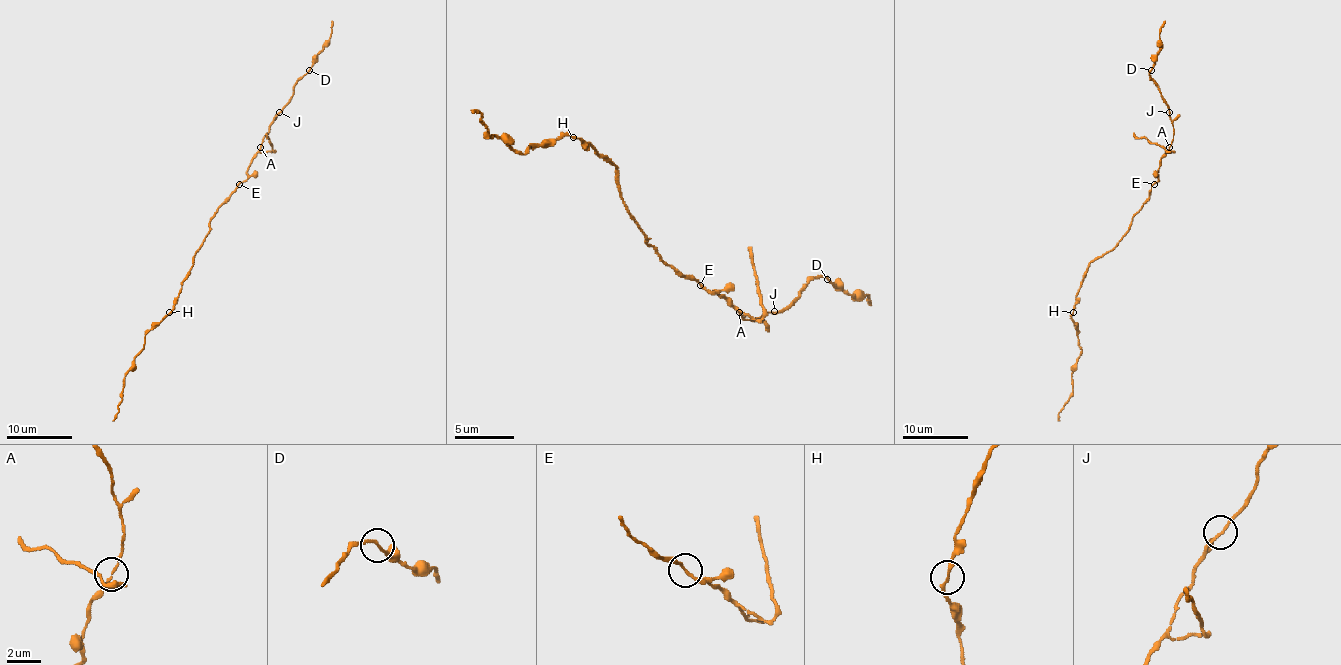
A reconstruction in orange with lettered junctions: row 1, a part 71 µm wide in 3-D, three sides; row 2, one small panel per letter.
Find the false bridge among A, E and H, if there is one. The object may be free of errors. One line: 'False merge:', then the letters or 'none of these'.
False merge: none of these

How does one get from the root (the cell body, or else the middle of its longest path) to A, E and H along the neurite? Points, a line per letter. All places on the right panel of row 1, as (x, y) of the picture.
A: (1131, 221), (1149, 197), (1149, 190), (1157, 180), (1160, 157), (1169, 148)
E: (1131, 221), (1149, 197), (1154, 184)
H: (1131, 221), (1128, 232), (1089, 265), (1073, 312)

